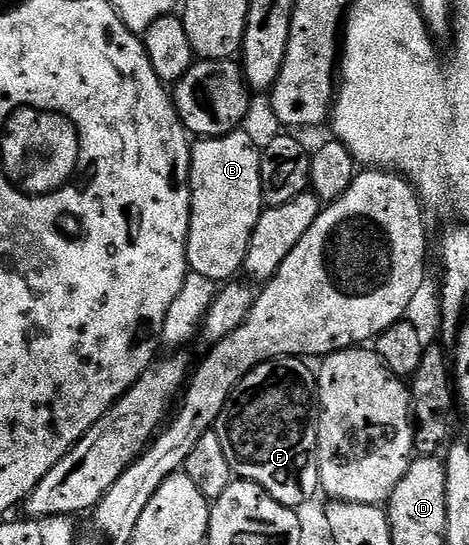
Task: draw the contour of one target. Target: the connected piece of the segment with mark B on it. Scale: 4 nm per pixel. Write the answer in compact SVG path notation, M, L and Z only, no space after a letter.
M238 128L233 133L224 134L218 138L201 138L192 143L189 152L191 156L191 168L189 169L191 220L189 221L187 260L192 273L207 276L207 280L215 284L228 283L242 273L247 248L255 232L255 224L261 219L261 211L265 206L261 183L262 147L256 146L252 136L244 134L243 131L244 129Z

